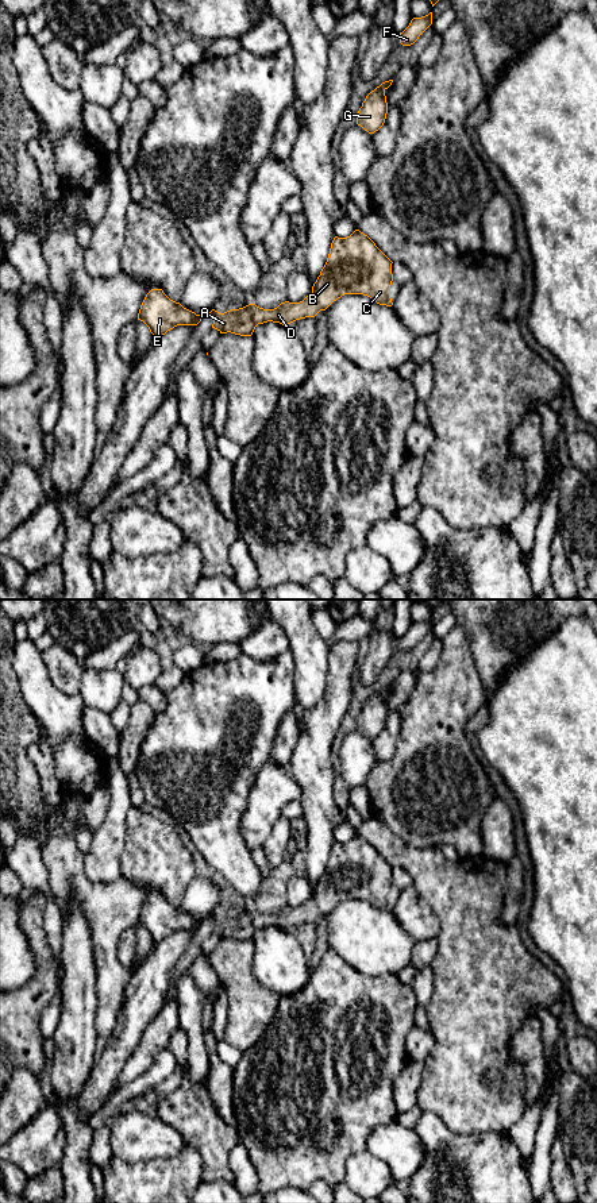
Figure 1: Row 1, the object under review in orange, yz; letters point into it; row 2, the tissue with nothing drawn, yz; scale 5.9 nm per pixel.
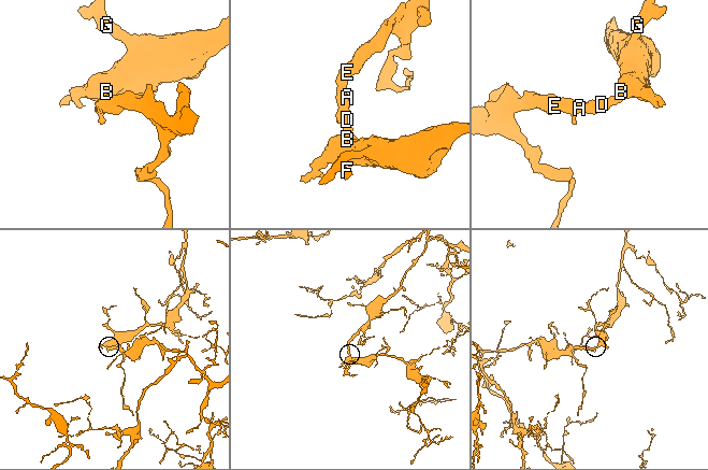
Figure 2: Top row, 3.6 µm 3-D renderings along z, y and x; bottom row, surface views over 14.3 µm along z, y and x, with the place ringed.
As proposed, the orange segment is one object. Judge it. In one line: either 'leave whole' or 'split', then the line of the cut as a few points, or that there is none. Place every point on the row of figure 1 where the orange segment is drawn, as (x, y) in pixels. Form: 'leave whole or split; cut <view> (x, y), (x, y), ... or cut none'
leave whole; cut none

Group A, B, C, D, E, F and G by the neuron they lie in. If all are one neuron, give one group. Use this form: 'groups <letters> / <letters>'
groups A B C D E F G

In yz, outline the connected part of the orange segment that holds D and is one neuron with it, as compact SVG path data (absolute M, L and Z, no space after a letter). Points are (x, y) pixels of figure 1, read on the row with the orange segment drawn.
M359 230L347 238L335 236L320 275L303 301L285 301L274 309L253 302L224 313L212 309L208 312L213 319L212 328L220 333L251 336L258 324L273 321L286 327L296 320L315 317L344 294L363 294L380 305L392 306L392 263Z

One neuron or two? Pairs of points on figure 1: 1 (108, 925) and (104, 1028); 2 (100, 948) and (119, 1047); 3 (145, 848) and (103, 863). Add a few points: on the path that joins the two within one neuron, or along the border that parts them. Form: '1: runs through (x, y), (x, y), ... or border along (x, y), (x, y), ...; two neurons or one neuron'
1: runs through (107, 951), (107, 1002); one neuron
2: border along (123, 994), (120, 1017), (107, 1038); two neurons
3: border along (127, 825), (126, 847), (120, 859), (120, 876); two neurons

